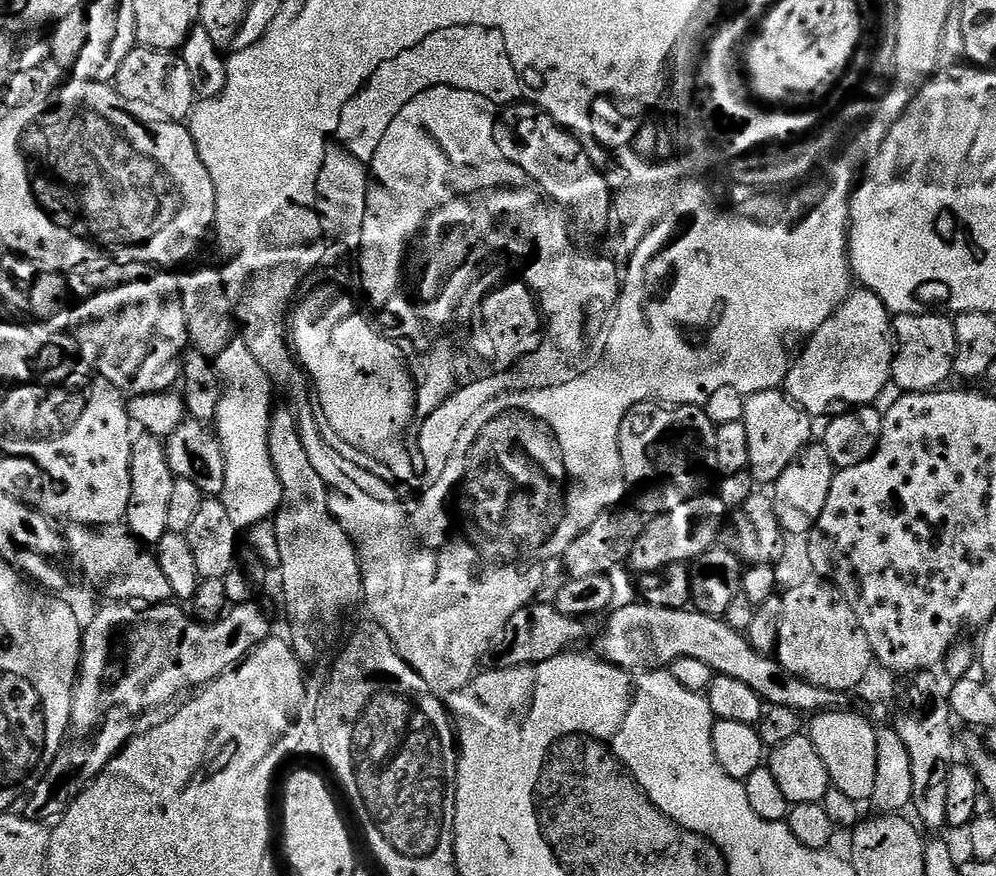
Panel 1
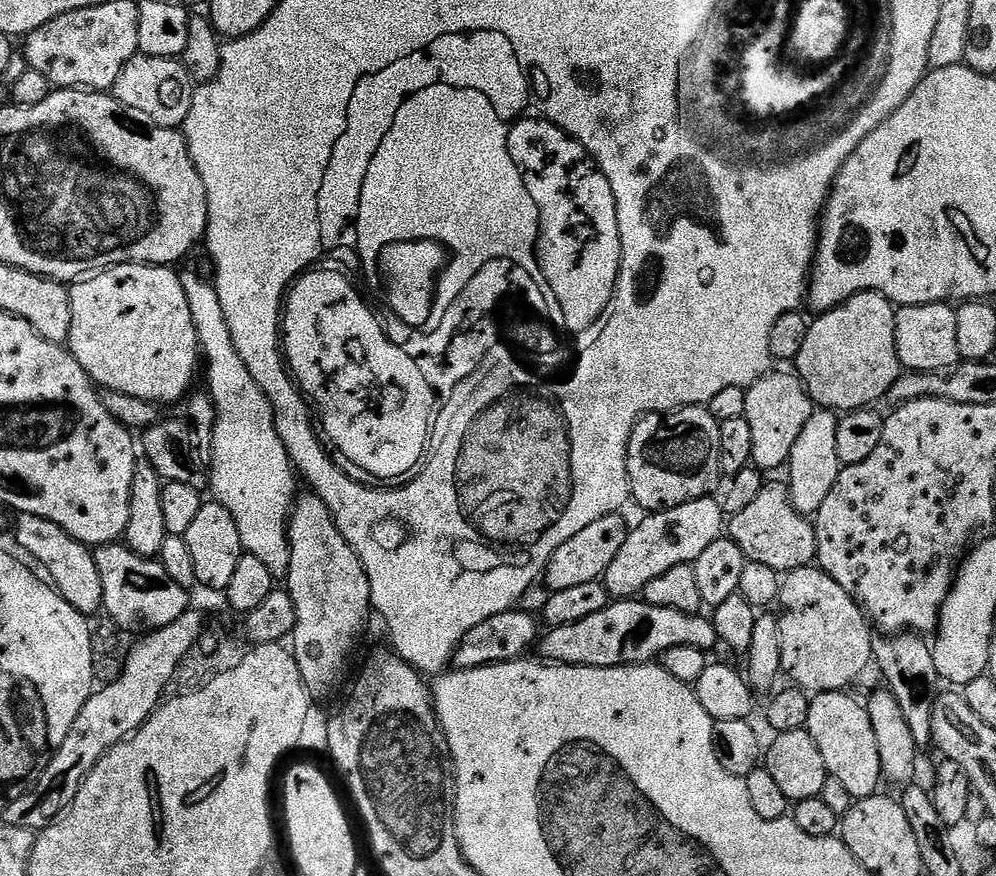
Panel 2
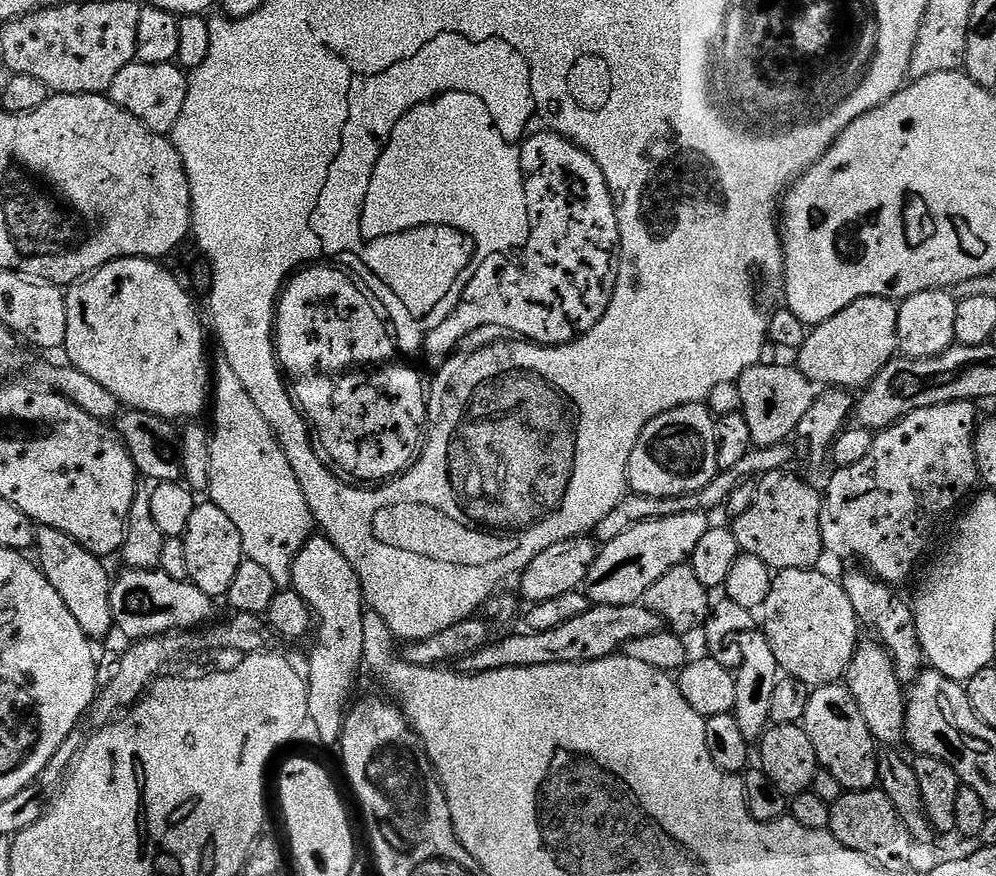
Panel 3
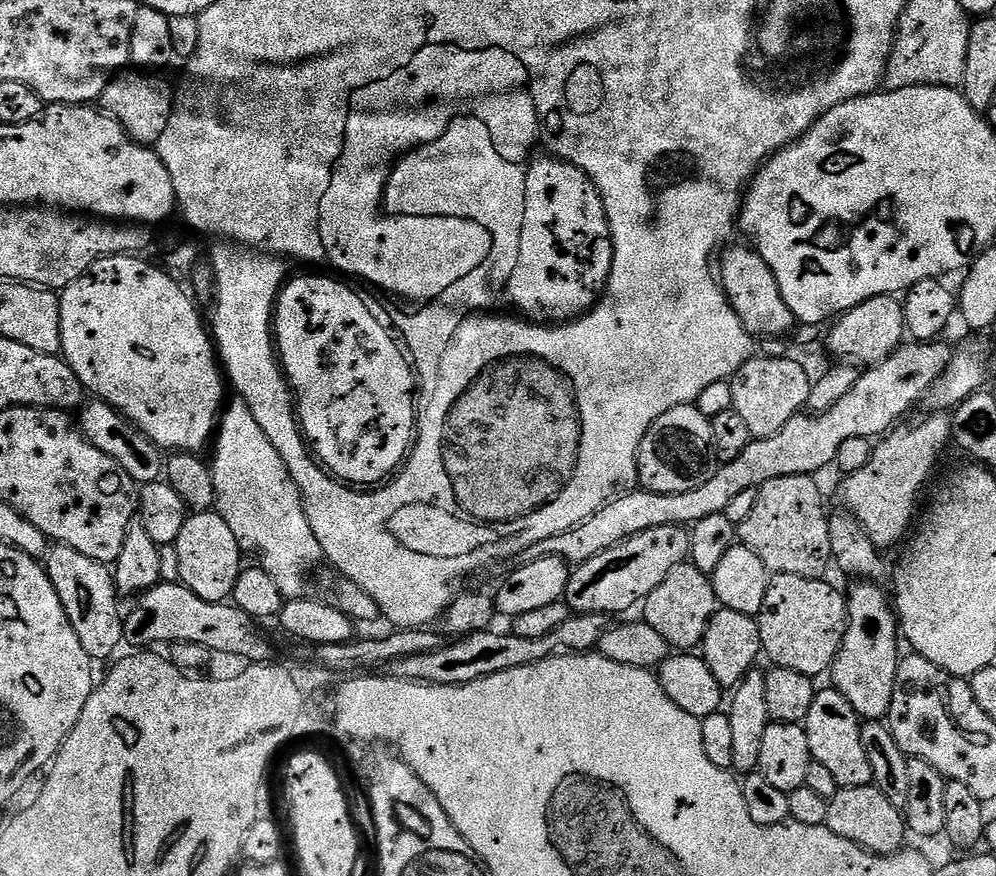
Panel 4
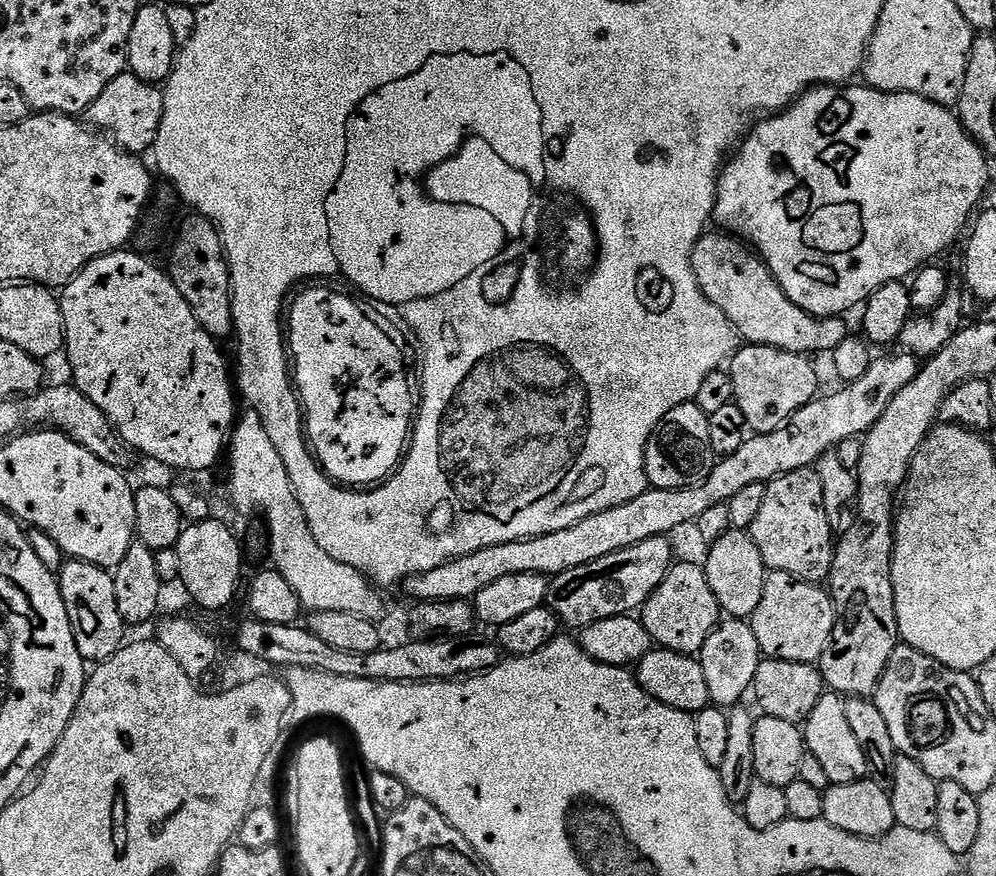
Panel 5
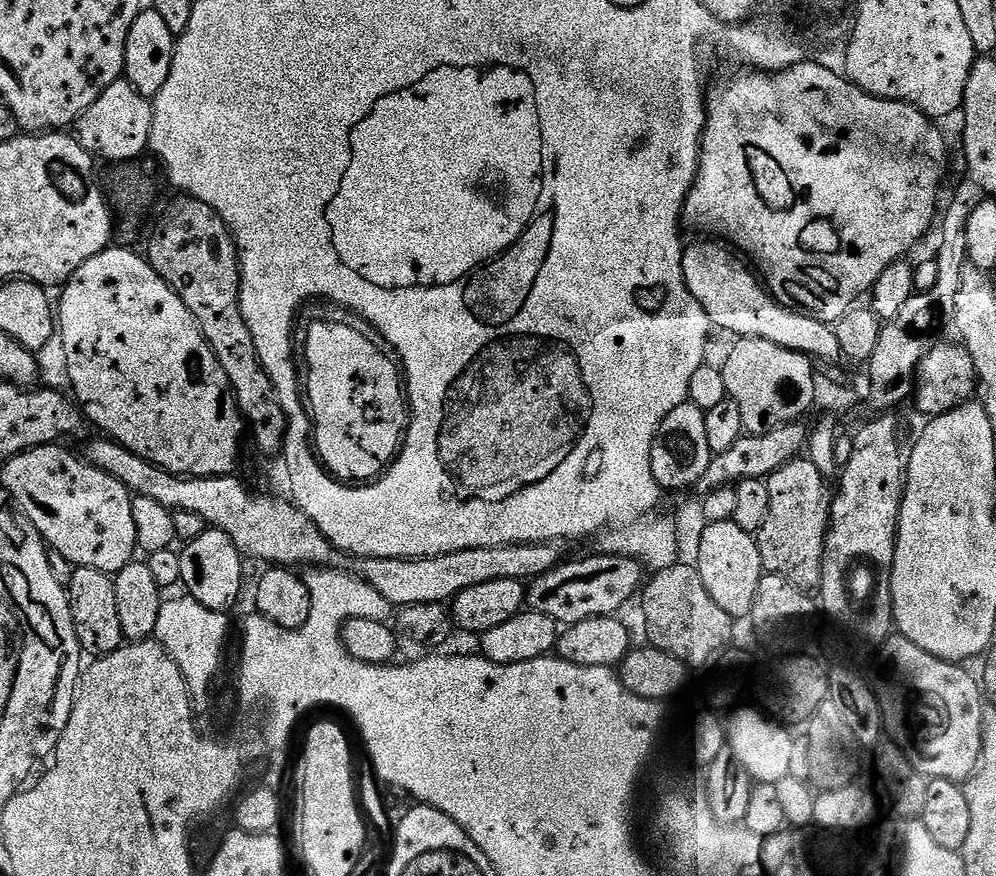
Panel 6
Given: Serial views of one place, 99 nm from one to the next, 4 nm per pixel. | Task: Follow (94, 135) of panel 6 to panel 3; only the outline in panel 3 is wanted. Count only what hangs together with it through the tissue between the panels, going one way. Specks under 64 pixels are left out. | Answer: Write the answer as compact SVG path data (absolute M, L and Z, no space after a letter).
M133 62L118 70L114 82L110 82L107 90L108 99L112 100L123 112L138 118L152 132L171 133L178 122L178 114L182 114L182 106L186 106L188 93L188 76L179 64L142 64Z

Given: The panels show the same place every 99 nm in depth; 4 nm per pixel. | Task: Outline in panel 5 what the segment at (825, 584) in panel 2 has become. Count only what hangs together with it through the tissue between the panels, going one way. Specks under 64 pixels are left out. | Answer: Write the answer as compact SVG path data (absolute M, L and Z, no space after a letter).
M769 571L762 586L762 602L758 602L750 625L767 659L816 664L832 640L836 618L836 603L827 587L807 584L785 572Z

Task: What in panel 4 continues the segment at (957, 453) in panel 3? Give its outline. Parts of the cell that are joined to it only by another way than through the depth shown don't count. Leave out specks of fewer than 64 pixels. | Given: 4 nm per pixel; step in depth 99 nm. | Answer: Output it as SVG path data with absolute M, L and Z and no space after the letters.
M944 414L928 415L932 416L918 421L913 428L900 426L887 433L873 447L870 462L866 462L862 470L849 472L843 477L843 507L851 512L854 518L858 518L872 543L881 550L887 550L904 535L909 535L908 527L916 516L920 491L923 490L924 483L931 478L944 447L952 440L951 419Z

